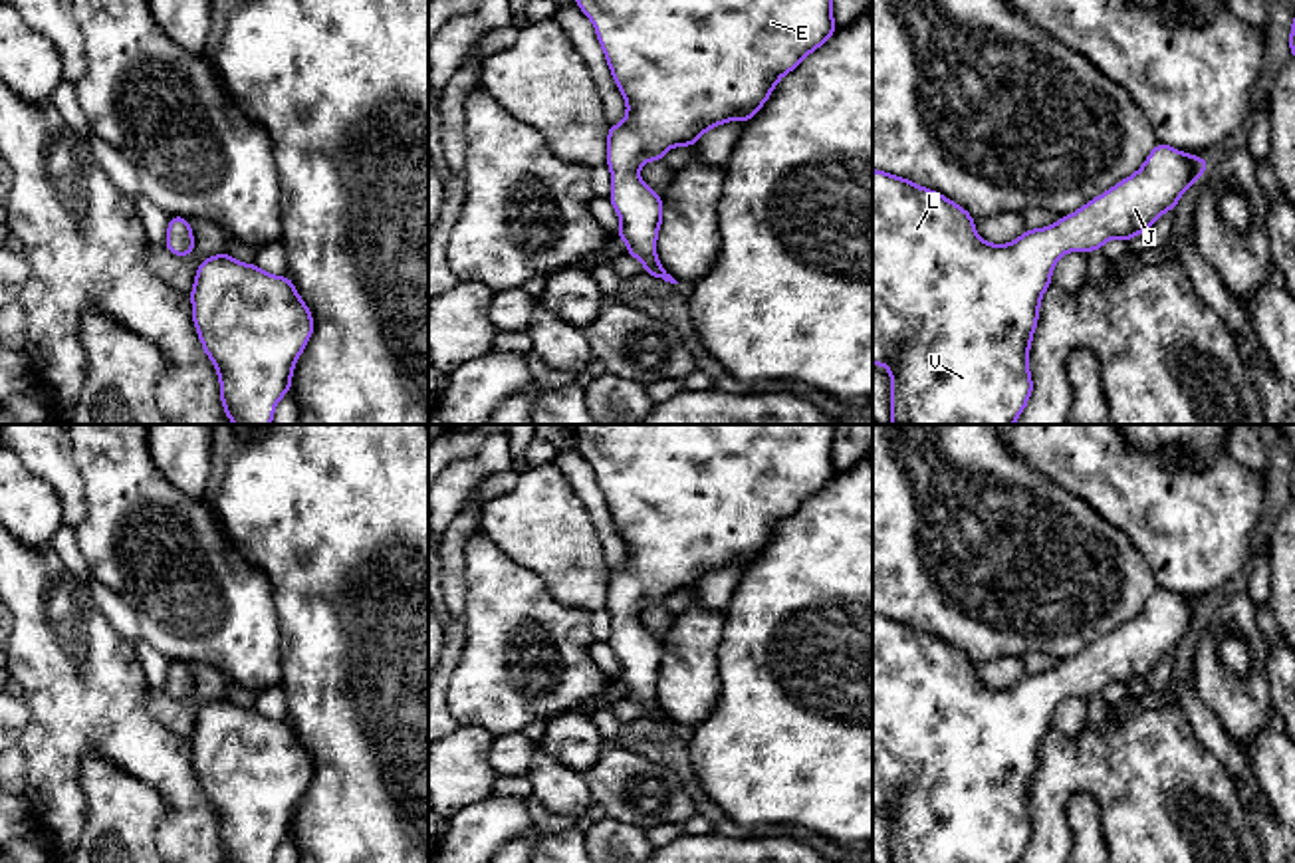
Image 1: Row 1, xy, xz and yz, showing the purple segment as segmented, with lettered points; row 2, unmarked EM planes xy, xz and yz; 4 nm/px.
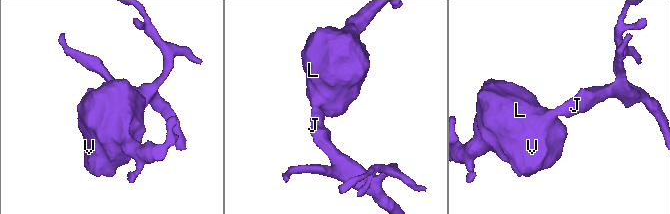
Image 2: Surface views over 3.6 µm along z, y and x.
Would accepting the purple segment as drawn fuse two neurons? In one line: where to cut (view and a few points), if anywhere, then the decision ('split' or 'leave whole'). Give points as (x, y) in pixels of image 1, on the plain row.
no cut | leave whole

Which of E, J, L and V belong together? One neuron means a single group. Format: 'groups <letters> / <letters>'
groups E J L V

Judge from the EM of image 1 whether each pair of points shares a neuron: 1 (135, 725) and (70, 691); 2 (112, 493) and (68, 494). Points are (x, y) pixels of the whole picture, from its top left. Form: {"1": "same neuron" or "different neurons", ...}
{"1": "same neuron", "2": "different neurons"}

